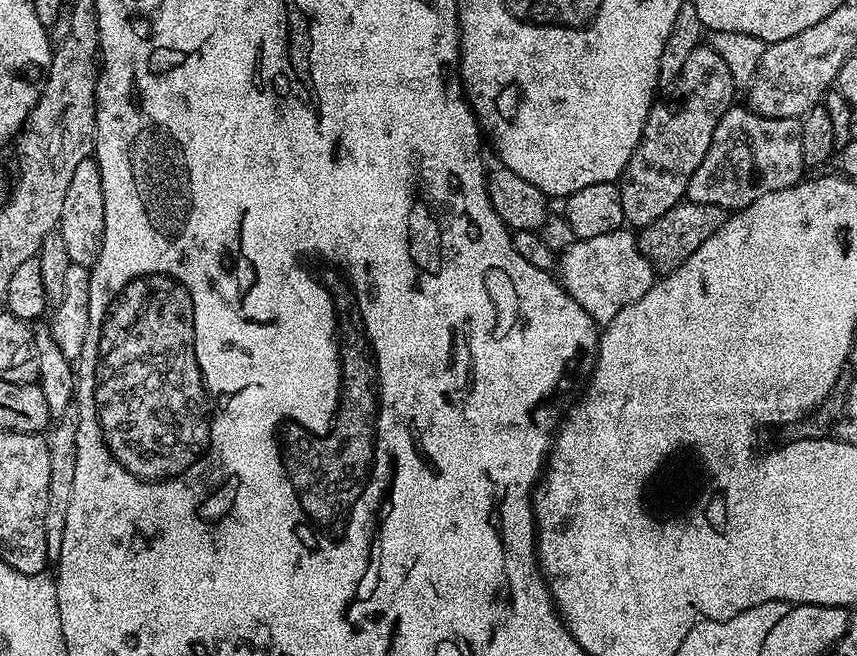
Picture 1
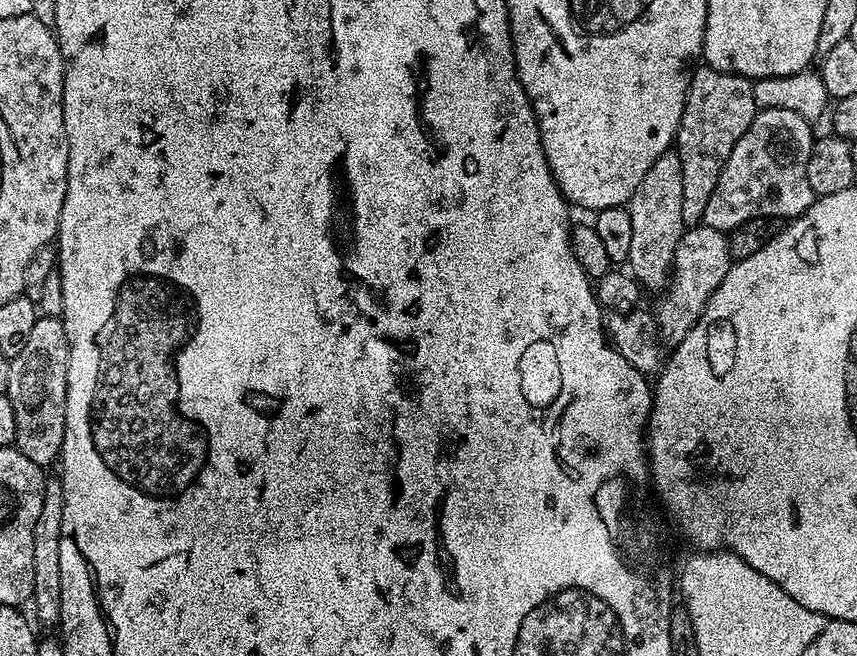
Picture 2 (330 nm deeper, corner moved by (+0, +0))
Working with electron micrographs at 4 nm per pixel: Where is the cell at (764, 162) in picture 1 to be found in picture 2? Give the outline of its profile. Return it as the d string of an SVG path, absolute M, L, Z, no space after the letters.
M765 108L757 111L754 122L746 126L746 134L734 142L734 150L730 150L730 158L726 158L726 166L722 166L722 174L718 174L718 186L714 186L710 202L706 202L703 223L731 234L754 218L801 216L814 199L806 178L806 162L810 162L814 139L812 128L813 125L794 114L794 110Z

